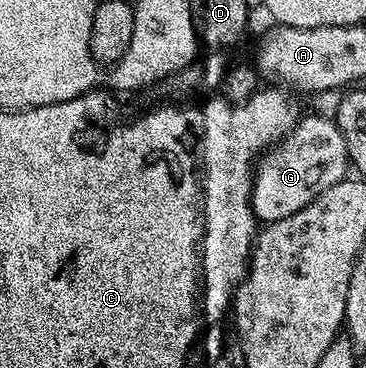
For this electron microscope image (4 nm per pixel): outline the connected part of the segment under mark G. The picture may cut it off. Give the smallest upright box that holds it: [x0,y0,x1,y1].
[251,114,349,225]

